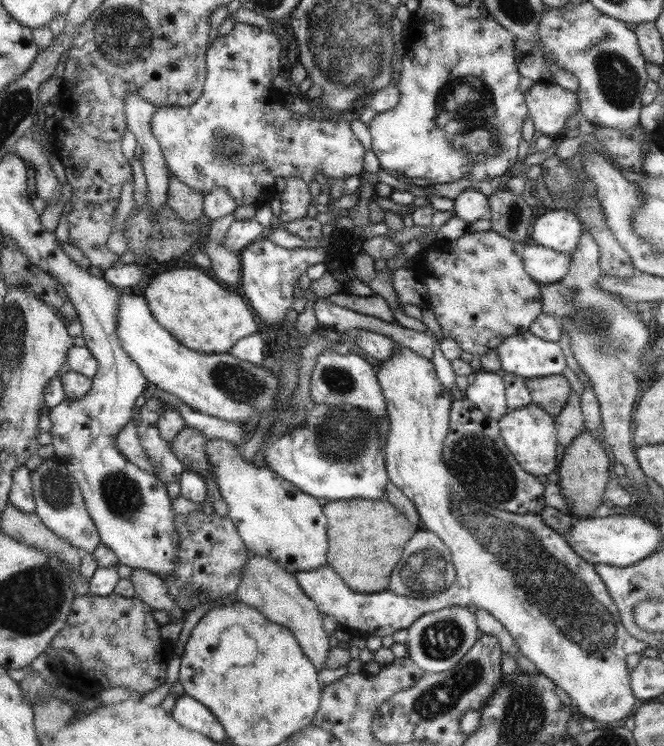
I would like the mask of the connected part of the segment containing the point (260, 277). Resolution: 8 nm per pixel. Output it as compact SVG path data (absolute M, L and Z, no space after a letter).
M264 238L253 241L241 251L239 288L266 331L268 326L277 326L277 324L281 326L281 322L285 320L285 312L291 308L295 300L293 284L309 266L323 263L326 255L325 248L321 246L285 249L279 248L279 244L277 246L271 244L270 240Z

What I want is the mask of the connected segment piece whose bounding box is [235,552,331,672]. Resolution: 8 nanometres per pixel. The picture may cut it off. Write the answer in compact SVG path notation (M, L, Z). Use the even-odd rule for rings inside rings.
M248 552L248 562L242 570L242 580L237 586L235 598L244 605L254 607L269 622L288 627L296 637L300 649L307 655L309 662L316 667L317 672L324 668L324 662L328 658L328 650L331 648L327 641L328 636L321 627L322 614L316 603L303 591L293 574L279 566L268 558L261 558Z

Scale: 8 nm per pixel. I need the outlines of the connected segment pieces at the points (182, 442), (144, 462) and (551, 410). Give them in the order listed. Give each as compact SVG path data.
M185 426L175 435L169 446L173 455L180 459L184 466L188 466L193 473L198 472L204 482L209 484L211 470L205 457L205 442L207 440L198 430Z
M133 420L113 435L113 445L129 462L136 463L141 470L152 473L152 463L148 461L149 456L145 455L145 450L141 447Z
M562 375L525 379L524 384L529 390L530 401L553 418L556 418L570 398L570 385Z

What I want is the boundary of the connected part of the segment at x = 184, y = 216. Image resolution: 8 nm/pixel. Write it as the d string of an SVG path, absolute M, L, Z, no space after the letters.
M168 172L168 189L166 205L175 211L177 218L183 221L197 221L202 214L203 194L191 190L186 184L181 184Z

